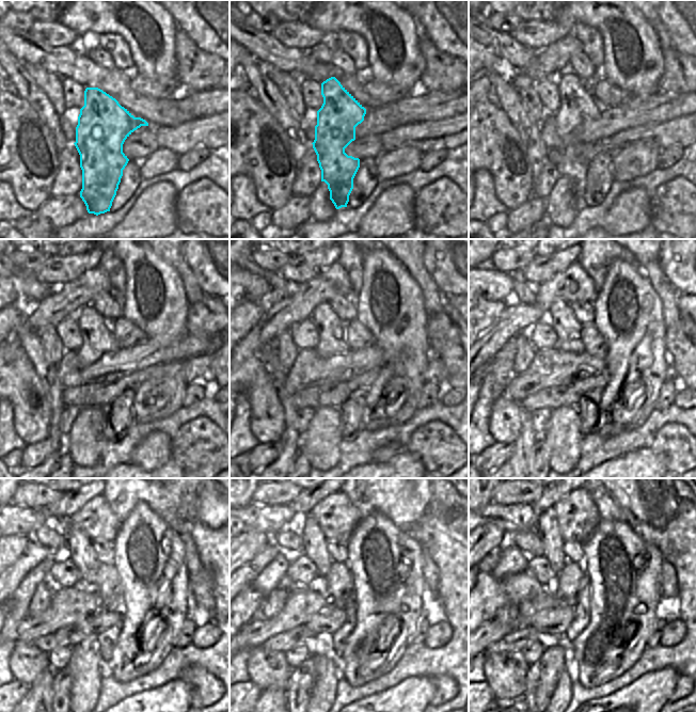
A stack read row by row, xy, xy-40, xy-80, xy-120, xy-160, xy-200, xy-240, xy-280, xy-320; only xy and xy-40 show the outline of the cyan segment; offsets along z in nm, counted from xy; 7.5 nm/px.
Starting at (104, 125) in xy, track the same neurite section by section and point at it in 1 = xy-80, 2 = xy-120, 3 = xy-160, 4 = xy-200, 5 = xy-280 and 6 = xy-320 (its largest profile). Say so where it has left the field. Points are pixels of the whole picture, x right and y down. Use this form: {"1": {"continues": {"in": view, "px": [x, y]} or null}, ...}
{"1": {"continues": {"in": "xy-80", "px": [578, 105]}}, "2": {"continues": {"in": "xy-120", "px": [97, 338]}}, "3": {"continues": {"in": "xy-160", "px": [331, 329]}}, "4": {"continues": {"in": "xy-200", "px": [559, 314]}}, "5": {"continues": {"in": "xy-280", "px": [315, 543]}}, "6": {"continues": {"in": "xy-320", "px": [548, 531]}}}

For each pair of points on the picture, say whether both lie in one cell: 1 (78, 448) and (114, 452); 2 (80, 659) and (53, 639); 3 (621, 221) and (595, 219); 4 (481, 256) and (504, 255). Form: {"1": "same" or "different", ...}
{"1": "different", "2": "different", "3": "different", "4": "different"}

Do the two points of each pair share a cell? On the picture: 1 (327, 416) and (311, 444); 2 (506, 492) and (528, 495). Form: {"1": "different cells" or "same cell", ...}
{"1": "same cell", "2": "same cell"}

